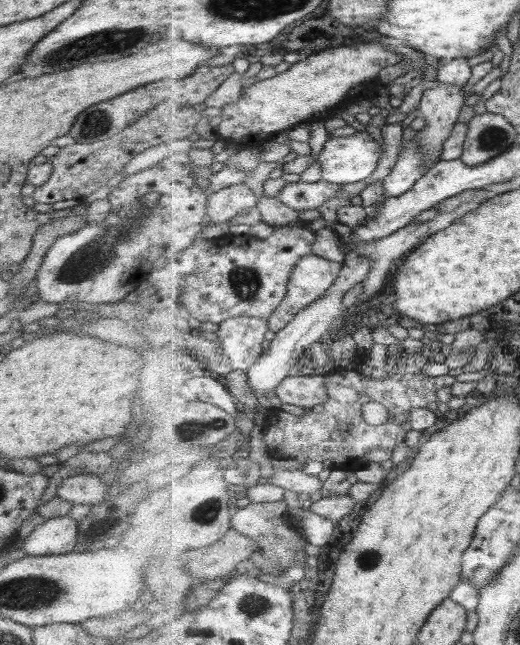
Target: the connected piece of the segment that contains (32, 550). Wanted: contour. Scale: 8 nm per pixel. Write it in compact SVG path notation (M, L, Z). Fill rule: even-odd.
M66 515L45 519L43 524L34 527L33 531L24 539L24 550L27 555L48 556L68 554L74 550L77 543L79 522Z

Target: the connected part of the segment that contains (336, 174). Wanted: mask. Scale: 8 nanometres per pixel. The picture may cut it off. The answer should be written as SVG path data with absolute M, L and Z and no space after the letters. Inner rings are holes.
M360 131L352 136L332 137L326 142L324 149L319 157L319 163L322 167L323 180L327 182L346 185L350 183L364 182L371 178L382 161L383 154L386 151L385 134L382 136L383 143L378 142L370 132Z

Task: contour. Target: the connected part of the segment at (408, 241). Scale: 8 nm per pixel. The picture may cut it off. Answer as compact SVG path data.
M427 222L412 223L402 231L396 232L396 235L388 237L388 239L372 243L360 243L354 249L354 253L357 253L356 256L371 258L375 264L373 264L373 271L367 278L364 287L360 288L364 293L360 295L358 303L370 300L376 292L380 292L382 286L388 282L388 278L386 278L387 270L392 268L394 264L401 263L400 258L404 255L408 256L412 252L412 248L415 248L415 250L416 246L420 248L431 237L433 235L430 224Z

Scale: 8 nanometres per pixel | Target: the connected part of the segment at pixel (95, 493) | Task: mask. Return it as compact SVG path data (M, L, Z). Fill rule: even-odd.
M84 472L64 479L58 485L57 496L74 504L95 505L105 500L108 487L98 475Z

